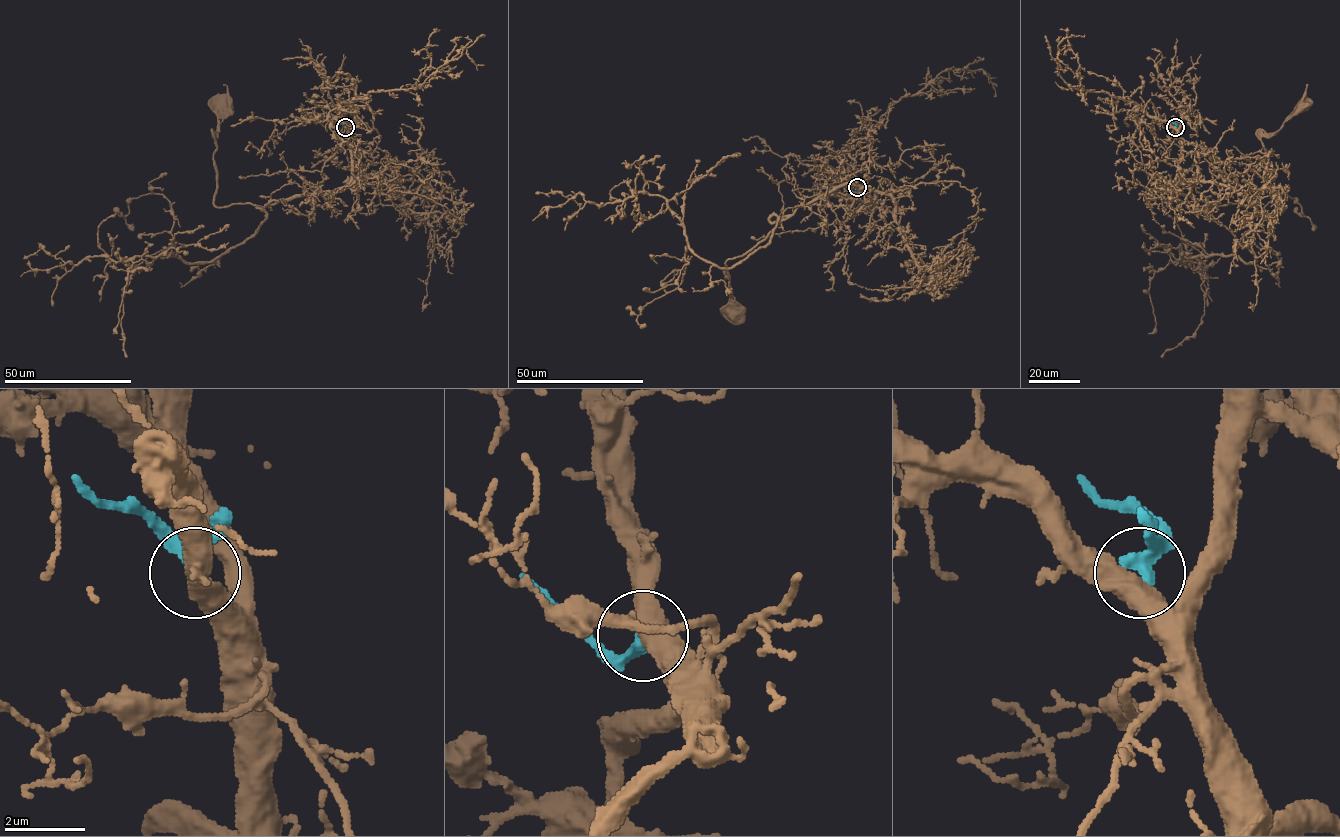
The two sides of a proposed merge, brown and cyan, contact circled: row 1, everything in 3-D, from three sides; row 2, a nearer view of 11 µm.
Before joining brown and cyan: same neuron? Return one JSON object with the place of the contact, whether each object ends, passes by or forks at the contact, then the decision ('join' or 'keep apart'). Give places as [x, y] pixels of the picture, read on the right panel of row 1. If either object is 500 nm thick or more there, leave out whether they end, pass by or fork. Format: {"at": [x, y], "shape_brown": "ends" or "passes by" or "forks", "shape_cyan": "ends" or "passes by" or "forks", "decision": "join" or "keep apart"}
{"at": [1175, 127], "decision": "keep apart"}

